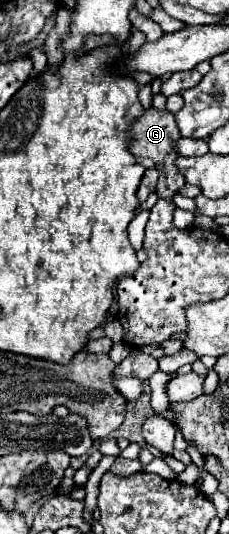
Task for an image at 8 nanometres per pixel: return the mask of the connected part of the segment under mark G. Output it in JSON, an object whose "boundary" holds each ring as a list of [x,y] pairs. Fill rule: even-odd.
{"boundary":[[[147,109],[143,113],[143,117],[139,117],[133,123],[133,135],[131,135],[131,143],[129,143],[129,151],[135,157],[149,157],[155,161],[155,167],[159,171],[159,183],[157,183],[157,193],[161,199],[173,199],[173,195],[185,185],[185,177],[179,173],[179,169],[175,167],[175,159],[177,159],[177,141],[181,139],[175,115],[169,111],[157,111],[157,109]]]}

